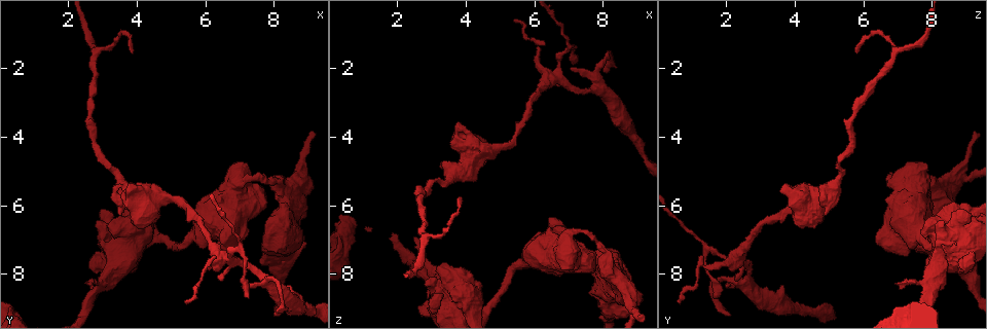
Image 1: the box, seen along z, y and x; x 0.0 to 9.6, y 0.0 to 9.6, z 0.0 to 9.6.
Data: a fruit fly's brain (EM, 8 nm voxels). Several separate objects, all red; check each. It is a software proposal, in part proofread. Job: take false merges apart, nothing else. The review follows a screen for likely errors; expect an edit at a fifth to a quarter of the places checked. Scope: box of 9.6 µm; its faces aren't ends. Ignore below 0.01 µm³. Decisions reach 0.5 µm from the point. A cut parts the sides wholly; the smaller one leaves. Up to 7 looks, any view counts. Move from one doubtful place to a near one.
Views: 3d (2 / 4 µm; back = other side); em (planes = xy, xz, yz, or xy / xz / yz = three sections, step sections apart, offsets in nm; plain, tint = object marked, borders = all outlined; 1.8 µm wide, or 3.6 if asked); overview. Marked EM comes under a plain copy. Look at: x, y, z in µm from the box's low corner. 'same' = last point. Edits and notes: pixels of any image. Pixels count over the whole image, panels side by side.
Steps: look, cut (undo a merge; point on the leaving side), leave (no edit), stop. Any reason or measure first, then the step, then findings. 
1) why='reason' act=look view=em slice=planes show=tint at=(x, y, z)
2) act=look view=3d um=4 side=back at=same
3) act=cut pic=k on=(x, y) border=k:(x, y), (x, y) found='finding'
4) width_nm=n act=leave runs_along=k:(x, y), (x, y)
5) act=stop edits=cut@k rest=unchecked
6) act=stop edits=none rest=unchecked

why='four arms meet' act=look view=em slice=planes show=tint at=(6.55, 7.45, 2.30)

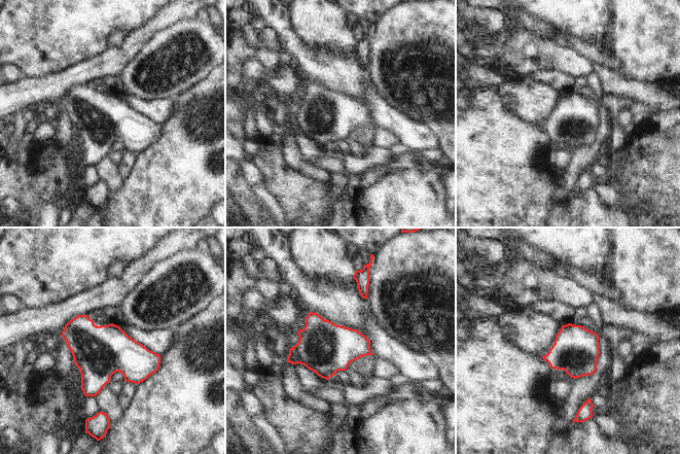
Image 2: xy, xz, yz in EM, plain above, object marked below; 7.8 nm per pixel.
act=leave found='continuous, no second cell'

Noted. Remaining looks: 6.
why='thick turns thin' act=look view=3d um=4 at=(8.90, 8.95, 4.10)

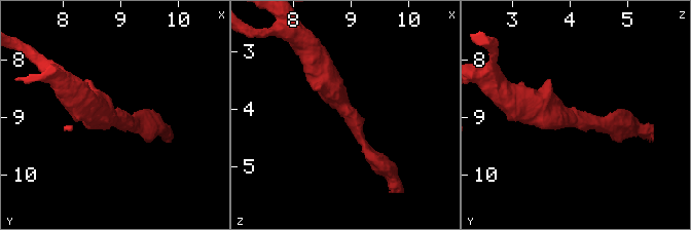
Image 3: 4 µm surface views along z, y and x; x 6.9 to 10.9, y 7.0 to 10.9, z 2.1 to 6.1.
arm_widths_nm=180,480 why='shape alone is not enough' act=look view=em slice=xz step=16 show=tint at=(8.95, 8.95, 4.00)

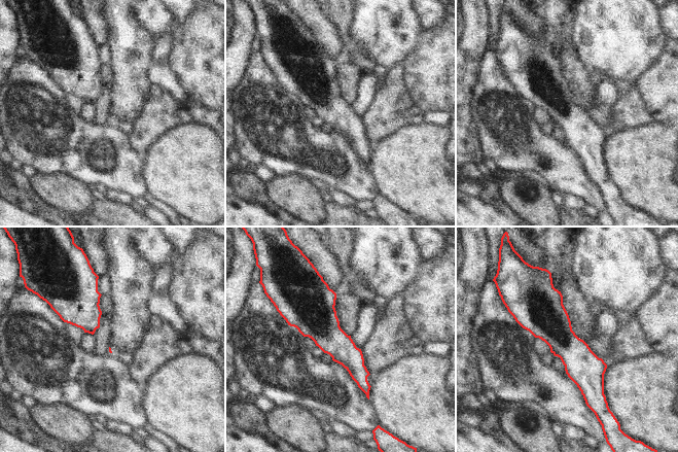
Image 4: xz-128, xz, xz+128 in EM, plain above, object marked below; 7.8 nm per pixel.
width_nm=20 act=leave found='one cell here'

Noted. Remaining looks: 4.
why='branch point' act=look view=3d um=4 side=back at=(8.75, 5.10, 8.80)

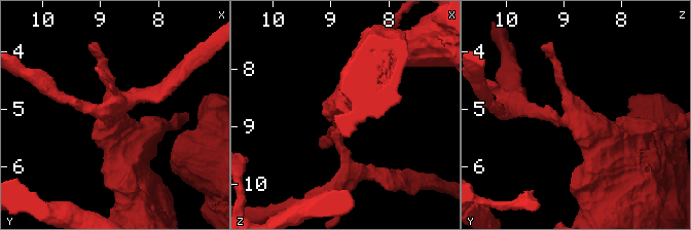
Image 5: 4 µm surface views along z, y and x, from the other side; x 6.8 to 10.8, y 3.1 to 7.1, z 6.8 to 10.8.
arms=3 arm_widths_nm=180,200,420 why='shape alone is not enough' act=look view=em slice=planes show=tint at=(8.85, 5.15, 8.75)

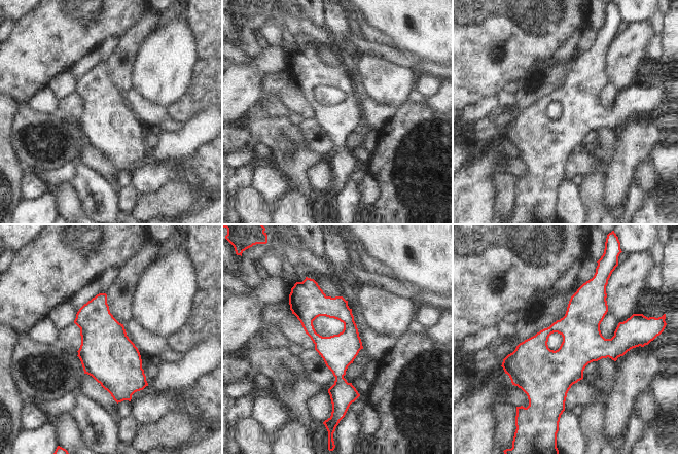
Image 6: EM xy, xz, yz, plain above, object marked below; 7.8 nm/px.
act=leave found='all the same cell'

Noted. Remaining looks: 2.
act=stop edits=none rest=unchecked

